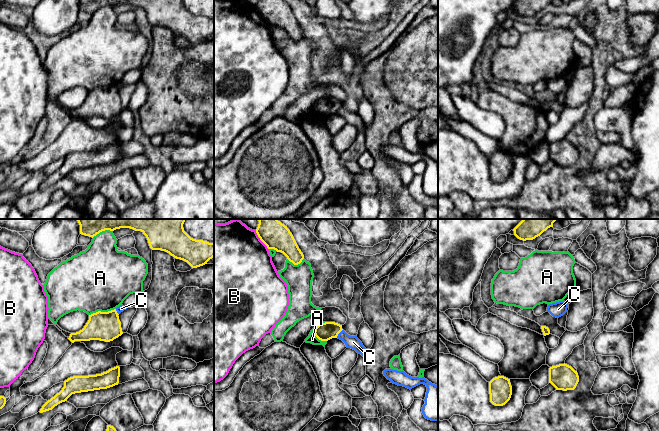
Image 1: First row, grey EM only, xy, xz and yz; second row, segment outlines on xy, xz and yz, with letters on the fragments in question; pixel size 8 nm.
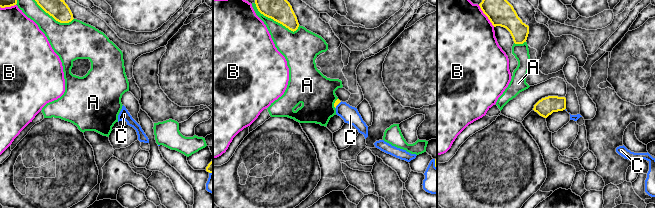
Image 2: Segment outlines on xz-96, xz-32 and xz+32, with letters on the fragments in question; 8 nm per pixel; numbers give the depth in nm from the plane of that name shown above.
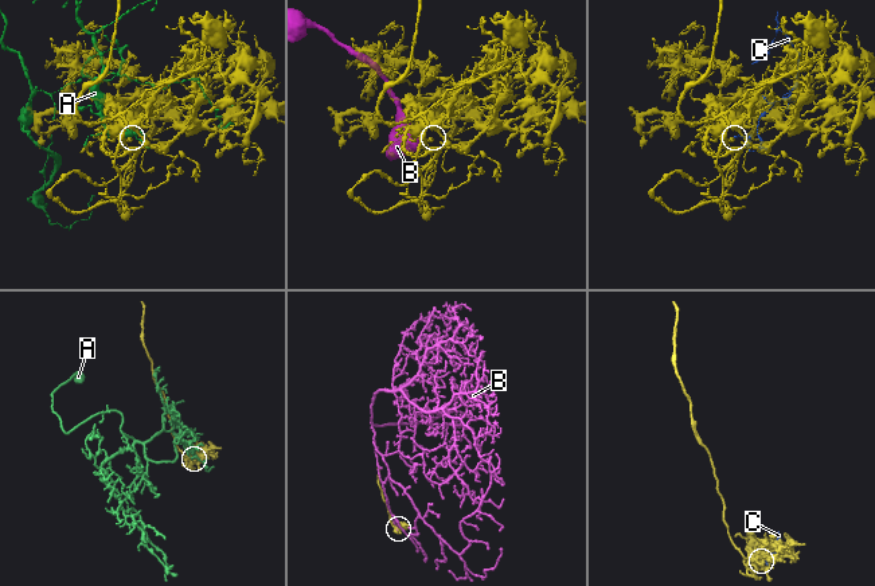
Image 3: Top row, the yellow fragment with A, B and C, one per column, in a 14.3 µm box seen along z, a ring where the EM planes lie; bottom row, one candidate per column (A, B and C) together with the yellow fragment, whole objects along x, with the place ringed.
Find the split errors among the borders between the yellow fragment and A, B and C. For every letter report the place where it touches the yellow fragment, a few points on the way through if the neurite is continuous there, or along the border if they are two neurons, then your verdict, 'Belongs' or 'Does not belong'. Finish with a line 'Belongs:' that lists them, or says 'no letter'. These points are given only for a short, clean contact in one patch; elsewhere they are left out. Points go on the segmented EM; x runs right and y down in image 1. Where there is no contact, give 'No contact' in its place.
A: Touches yellow at xy (102, 312). Does not belong
B: Touches yellow at xz (260, 239). Does not belong
C: Touches yellow at xz (339, 332). Does not belong
Belongs: no letter

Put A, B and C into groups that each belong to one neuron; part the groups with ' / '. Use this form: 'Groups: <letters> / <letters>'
Groups: A / B / C

